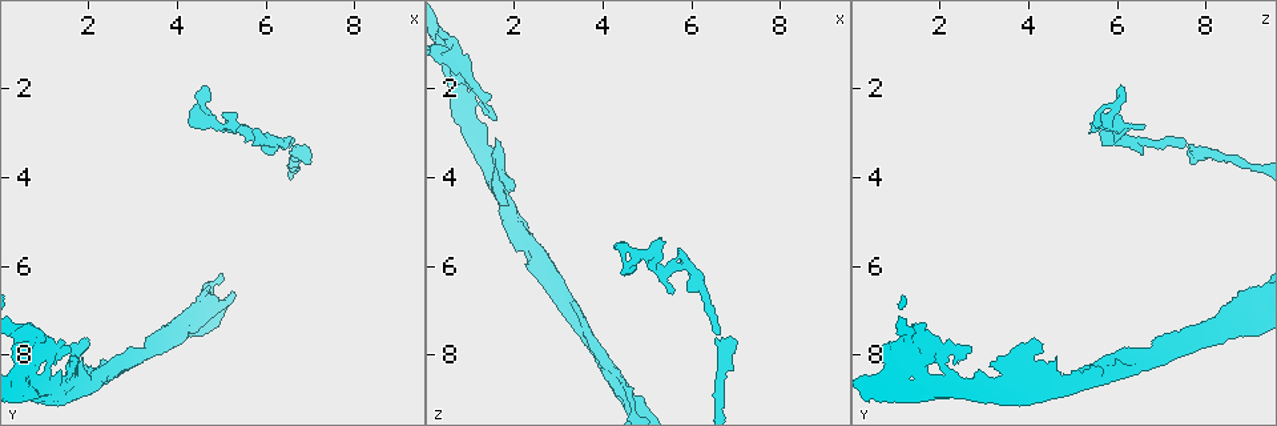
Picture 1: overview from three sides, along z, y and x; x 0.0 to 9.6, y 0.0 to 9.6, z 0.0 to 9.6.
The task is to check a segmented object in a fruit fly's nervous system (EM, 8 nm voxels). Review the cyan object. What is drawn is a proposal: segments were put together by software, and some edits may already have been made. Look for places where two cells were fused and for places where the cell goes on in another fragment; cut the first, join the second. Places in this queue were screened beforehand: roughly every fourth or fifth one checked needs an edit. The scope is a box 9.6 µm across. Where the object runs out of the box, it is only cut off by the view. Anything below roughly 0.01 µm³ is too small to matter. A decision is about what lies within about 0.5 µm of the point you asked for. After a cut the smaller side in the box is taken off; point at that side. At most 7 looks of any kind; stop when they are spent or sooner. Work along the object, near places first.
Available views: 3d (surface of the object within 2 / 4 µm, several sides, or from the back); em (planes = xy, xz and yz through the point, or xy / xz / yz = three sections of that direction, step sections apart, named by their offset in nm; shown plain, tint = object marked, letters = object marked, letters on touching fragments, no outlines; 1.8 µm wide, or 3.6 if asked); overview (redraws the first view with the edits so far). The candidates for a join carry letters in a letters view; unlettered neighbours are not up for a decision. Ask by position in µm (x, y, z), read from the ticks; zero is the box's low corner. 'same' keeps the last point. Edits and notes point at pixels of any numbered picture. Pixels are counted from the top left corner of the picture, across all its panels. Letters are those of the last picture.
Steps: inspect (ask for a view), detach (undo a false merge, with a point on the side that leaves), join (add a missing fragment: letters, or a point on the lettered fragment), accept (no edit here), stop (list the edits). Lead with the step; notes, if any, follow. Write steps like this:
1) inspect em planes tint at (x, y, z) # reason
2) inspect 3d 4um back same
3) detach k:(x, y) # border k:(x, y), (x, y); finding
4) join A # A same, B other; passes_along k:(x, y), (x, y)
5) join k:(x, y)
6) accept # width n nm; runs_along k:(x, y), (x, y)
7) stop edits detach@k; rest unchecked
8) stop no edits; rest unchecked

inspect em planes tint at (1.65, 8.65, 4.35) # four-way junction

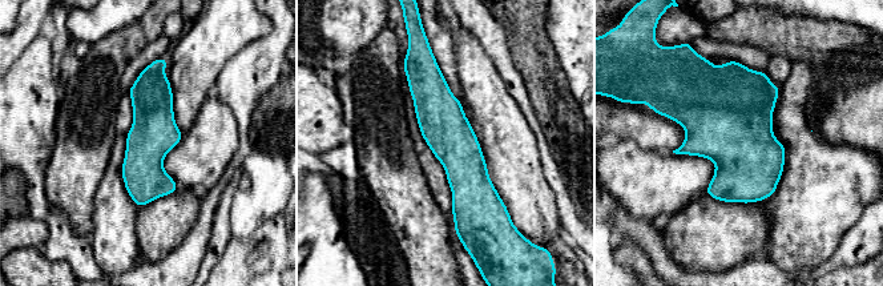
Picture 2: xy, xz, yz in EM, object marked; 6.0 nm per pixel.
inspect em planes letters same # what lies round it

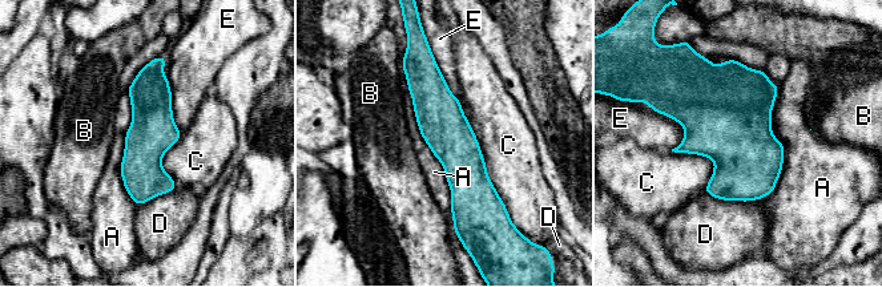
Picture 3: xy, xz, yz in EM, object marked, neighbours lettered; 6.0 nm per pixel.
accept # A other, B other, C other, D other, E other; border 3:(402, 68), (455, 230); continuous, no second cell

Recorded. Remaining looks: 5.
inspect em yz step 8 tint at (1.25, 8.15, 2.20)

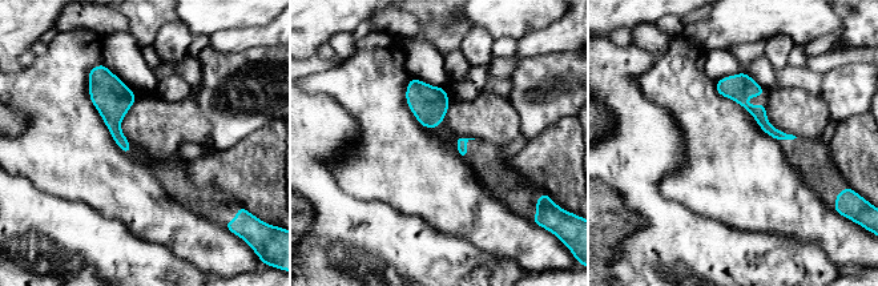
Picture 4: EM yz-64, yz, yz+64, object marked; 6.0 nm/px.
inspect em planes letters same # another direction

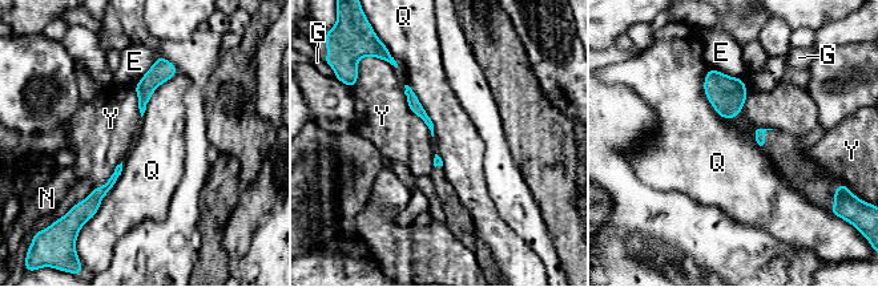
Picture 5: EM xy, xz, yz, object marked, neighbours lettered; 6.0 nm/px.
accept # E other, G other, N other, Q other, Y other; border 5:(708, 68), (707, 100), (736, 118); all the same cell

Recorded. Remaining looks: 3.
inspect 3d 2um at (6.60, 3.25, 7.55) # free end

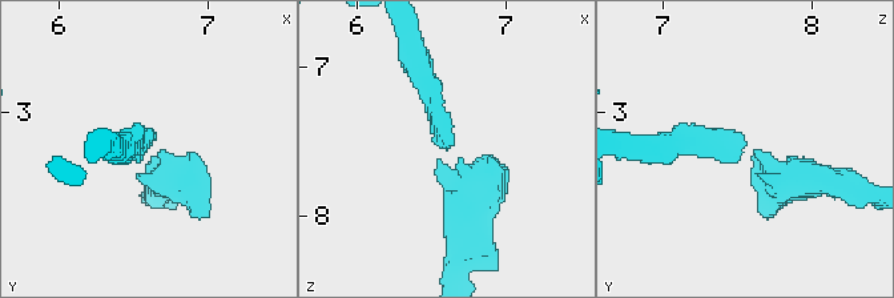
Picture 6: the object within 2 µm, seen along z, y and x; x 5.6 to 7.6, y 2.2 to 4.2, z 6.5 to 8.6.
inspect em planes plain at (6.62, 3.26, 7.54) # shape alone is not enough

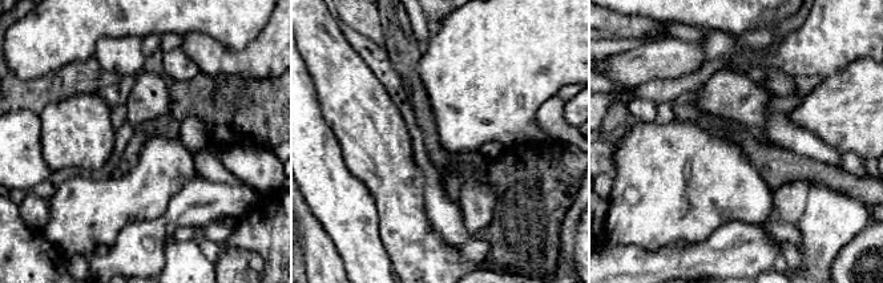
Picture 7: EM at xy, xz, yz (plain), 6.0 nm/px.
inspect em planes letters same # see the neighbours

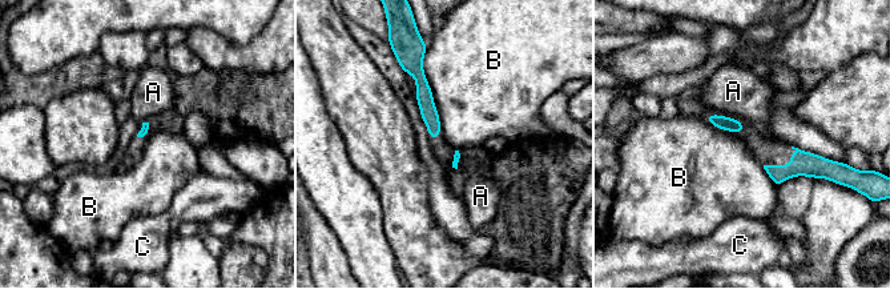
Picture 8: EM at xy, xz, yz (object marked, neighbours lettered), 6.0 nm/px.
accept # A other, B other, C other; runs_along 8:(417, 65), (434, 135); no lettered fragment goes on from it

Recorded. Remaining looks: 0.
stop no edits; rest unchecked

